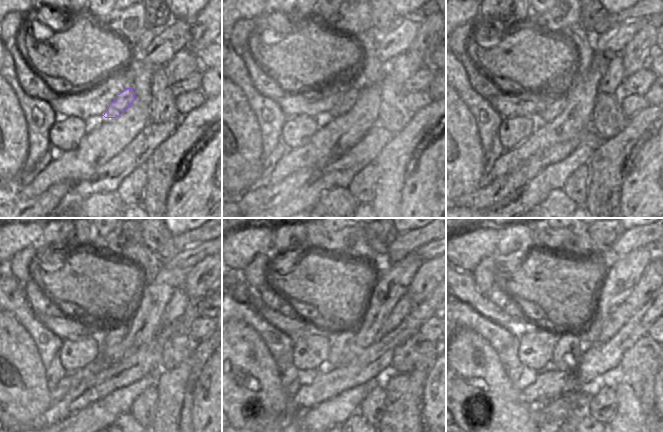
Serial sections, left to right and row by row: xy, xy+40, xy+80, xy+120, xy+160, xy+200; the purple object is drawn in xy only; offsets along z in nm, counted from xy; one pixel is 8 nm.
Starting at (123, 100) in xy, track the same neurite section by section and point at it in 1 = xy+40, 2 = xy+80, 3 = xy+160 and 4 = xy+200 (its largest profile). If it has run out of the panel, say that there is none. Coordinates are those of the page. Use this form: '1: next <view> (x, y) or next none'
1: next xy+40 (351, 95)
2: next xy+80 (561, 108)
3: next xy+160 (343, 349)
4: next xy+200 (566, 355)

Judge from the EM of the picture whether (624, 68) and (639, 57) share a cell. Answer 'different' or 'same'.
different

